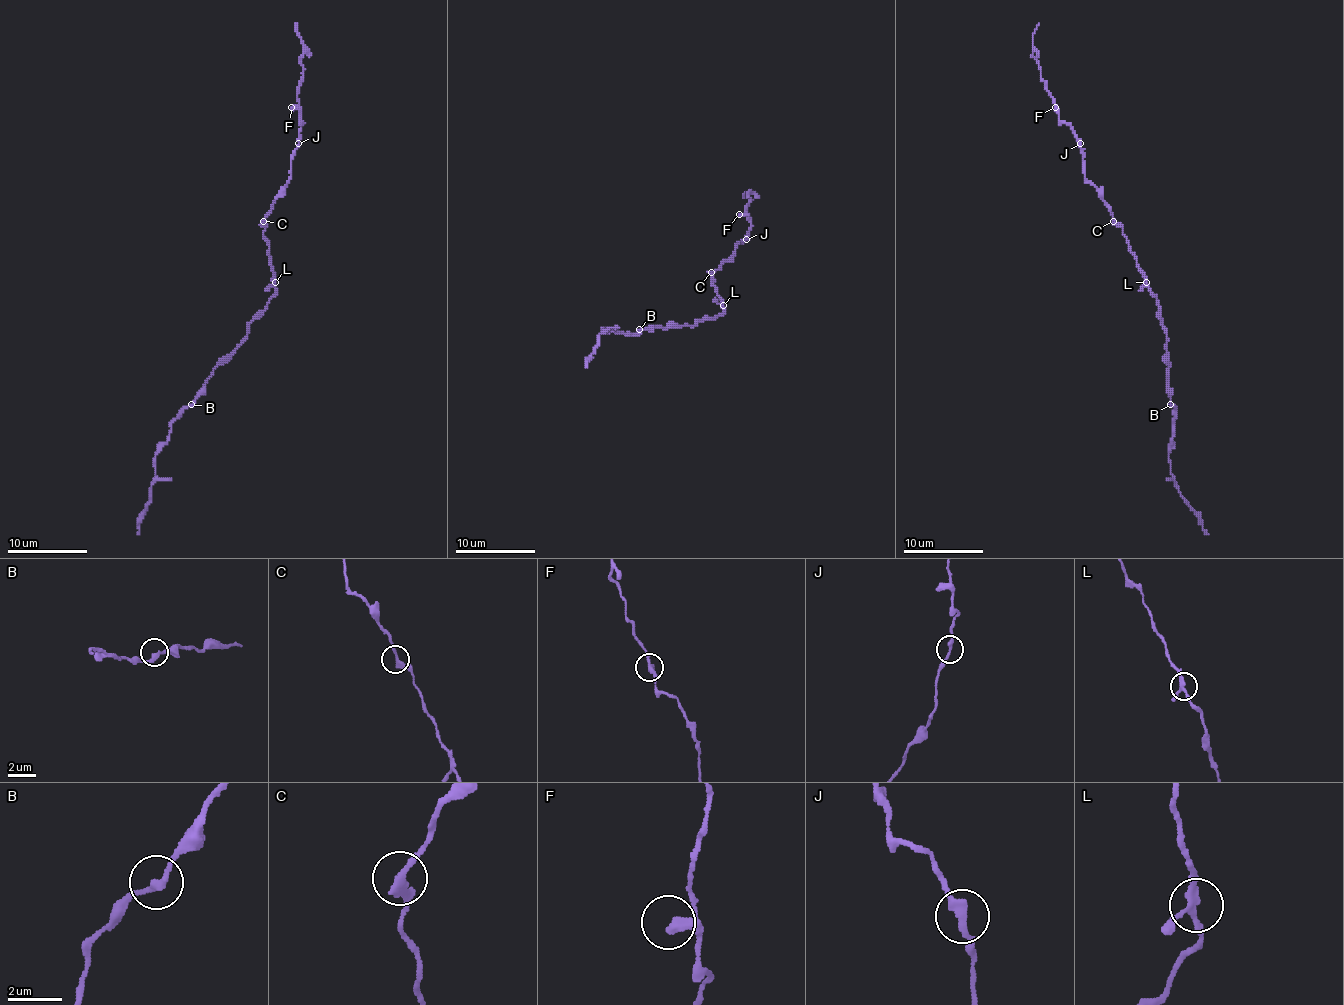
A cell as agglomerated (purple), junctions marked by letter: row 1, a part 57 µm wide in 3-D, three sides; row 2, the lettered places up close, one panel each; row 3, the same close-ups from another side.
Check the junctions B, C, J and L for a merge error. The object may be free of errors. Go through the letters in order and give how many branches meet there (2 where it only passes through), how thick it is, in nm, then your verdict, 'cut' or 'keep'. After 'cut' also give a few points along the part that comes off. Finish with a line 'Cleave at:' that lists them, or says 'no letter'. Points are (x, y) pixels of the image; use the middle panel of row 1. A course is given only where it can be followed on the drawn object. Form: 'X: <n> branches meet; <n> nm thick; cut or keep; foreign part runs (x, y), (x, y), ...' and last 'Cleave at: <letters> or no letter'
B: 2 branches meet; 240 nm thick; keep
C: 2 branches meet; 280 nm thick; keep
J: 2 branches meet; 280 nm thick; keep
L: 3 branches meet; 190 nm thick; keep
Cleave at: no letter

